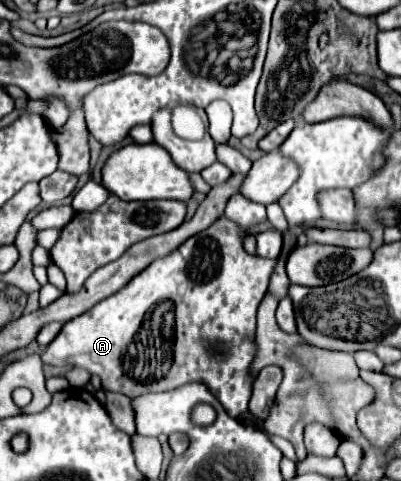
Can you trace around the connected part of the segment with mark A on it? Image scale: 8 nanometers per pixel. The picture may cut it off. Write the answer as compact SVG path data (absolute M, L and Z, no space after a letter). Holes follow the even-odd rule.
M220 216L210 226L210 230L202 230L200 234L194 234L192 238L188 238L188 242L182 242L180 248L172 250L172 254L168 254L164 258L156 258L156 262L152 262L140 274L136 274L122 290L104 298L102 302L98 302L94 308L90 308L82 316L66 322L62 326L60 334L52 340L52 344L42 348L42 362L50 364L50 366L80 366L80 368L86 368L90 374L98 374L102 378L102 386L106 390L120 392L128 398L136 398L136 396L142 396L142 394L148 394L148 392L166 392L166 390L174 390L174 388L180 388L180 386L190 384L190 382L200 382L200 384L208 386L208 390L220 400L220 404L224 406L228 416L238 418L240 414L244 414L248 410L248 400L250 400L250 392L252 392L252 378L250 378L248 368L250 368L250 362L254 360L254 354L256 354L256 344L254 344L256 310L258 310L258 304L268 290L268 278L272 276L276 263L276 260L272 259L246 256L244 254L244 238L246 236L248 236L248 232L244 228L236 226L236 222ZM212 348L222 348L224 354L212 352Z

